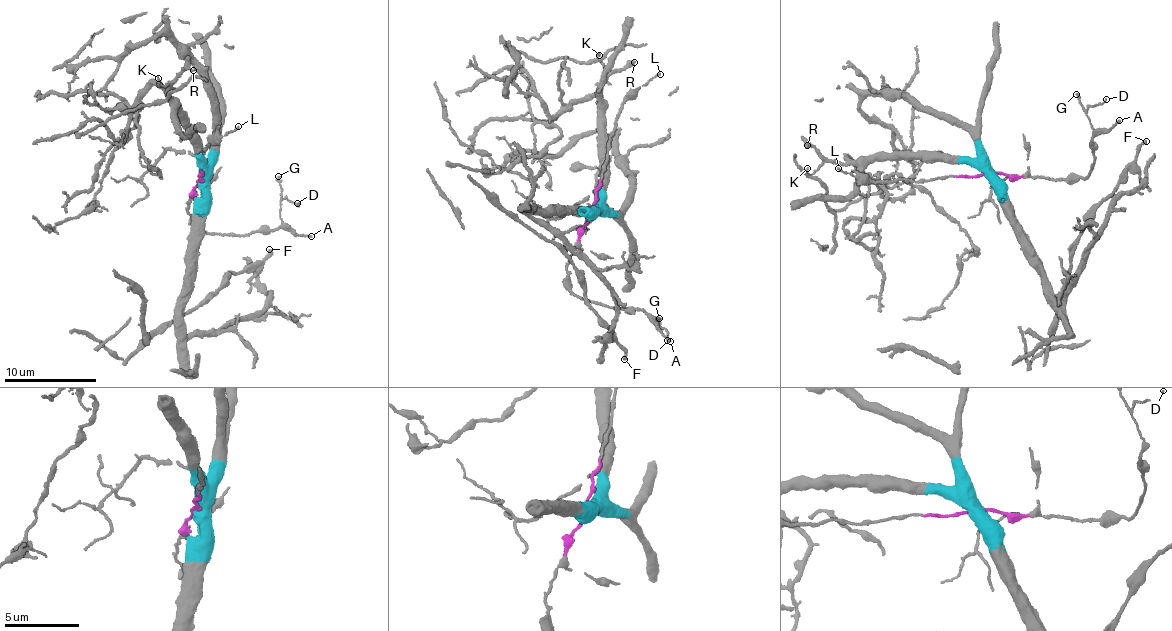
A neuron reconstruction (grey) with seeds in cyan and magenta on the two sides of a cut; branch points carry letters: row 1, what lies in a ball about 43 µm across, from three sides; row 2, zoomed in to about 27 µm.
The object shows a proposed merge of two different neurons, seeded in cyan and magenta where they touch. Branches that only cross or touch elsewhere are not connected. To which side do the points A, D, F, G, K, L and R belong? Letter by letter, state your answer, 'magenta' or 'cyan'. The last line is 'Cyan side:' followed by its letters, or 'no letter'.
A: magenta
D: magenta
F: cyan
G: magenta
K: cyan
L: magenta
R: cyan
Cyan side: F, K, R

